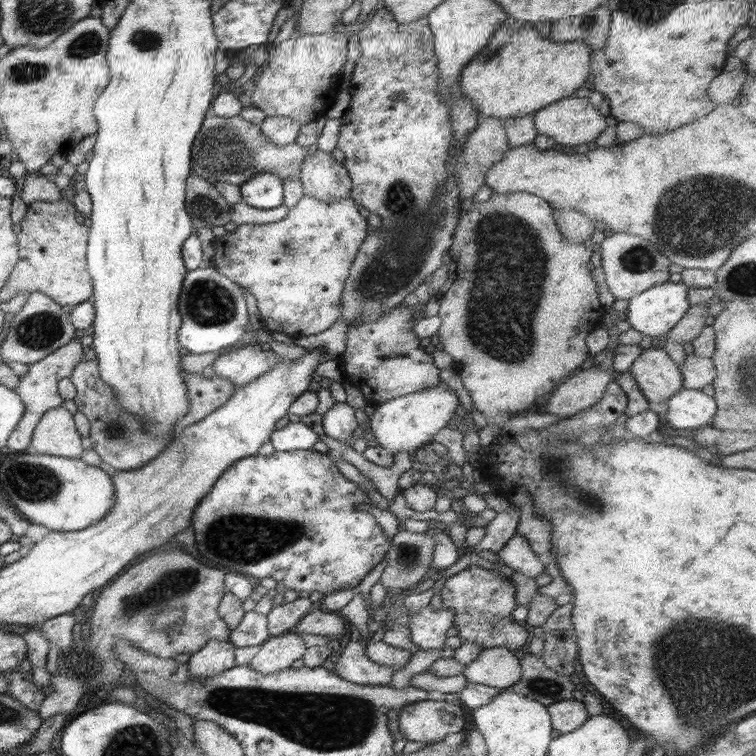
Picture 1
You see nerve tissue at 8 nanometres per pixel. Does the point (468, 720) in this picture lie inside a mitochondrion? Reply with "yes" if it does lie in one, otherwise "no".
no

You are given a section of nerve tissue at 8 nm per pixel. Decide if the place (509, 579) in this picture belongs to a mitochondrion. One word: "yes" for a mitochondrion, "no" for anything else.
no

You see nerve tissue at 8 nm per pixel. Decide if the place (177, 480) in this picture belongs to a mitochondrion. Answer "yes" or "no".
no

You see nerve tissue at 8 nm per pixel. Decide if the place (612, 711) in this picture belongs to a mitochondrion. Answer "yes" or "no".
no

